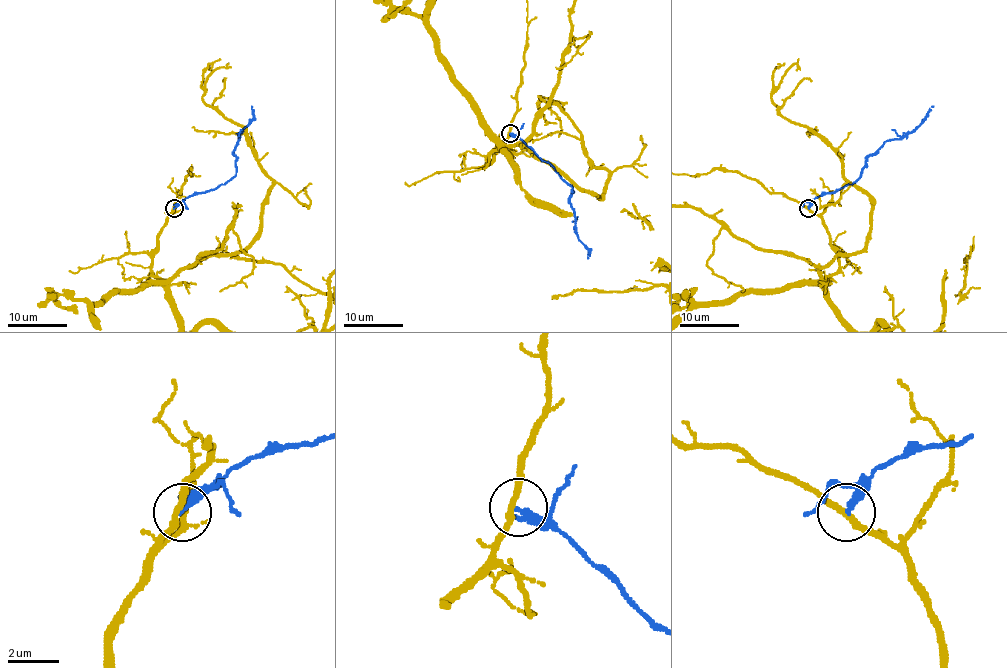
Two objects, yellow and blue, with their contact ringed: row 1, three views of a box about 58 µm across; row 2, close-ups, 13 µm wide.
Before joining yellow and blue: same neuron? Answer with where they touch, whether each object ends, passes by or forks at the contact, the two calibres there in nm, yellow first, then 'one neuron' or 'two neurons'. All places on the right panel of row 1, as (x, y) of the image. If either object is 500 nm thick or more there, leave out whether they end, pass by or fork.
(808, 208) | yellow passes by | blue ends | 240/260 nm | two neurons

